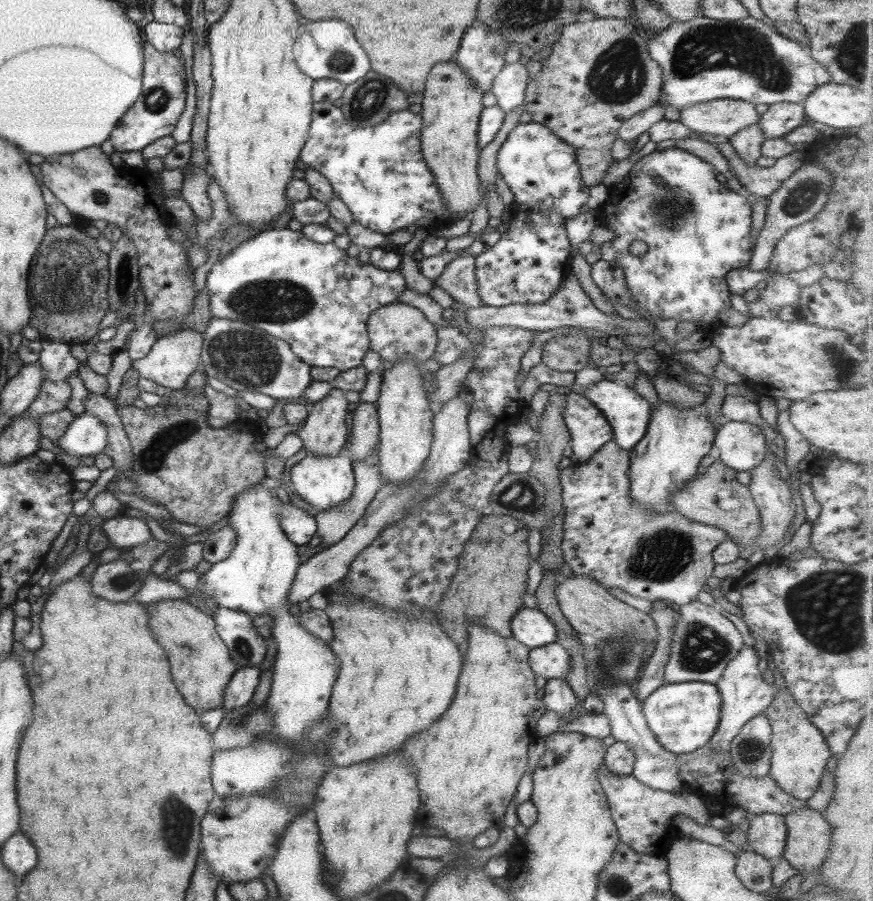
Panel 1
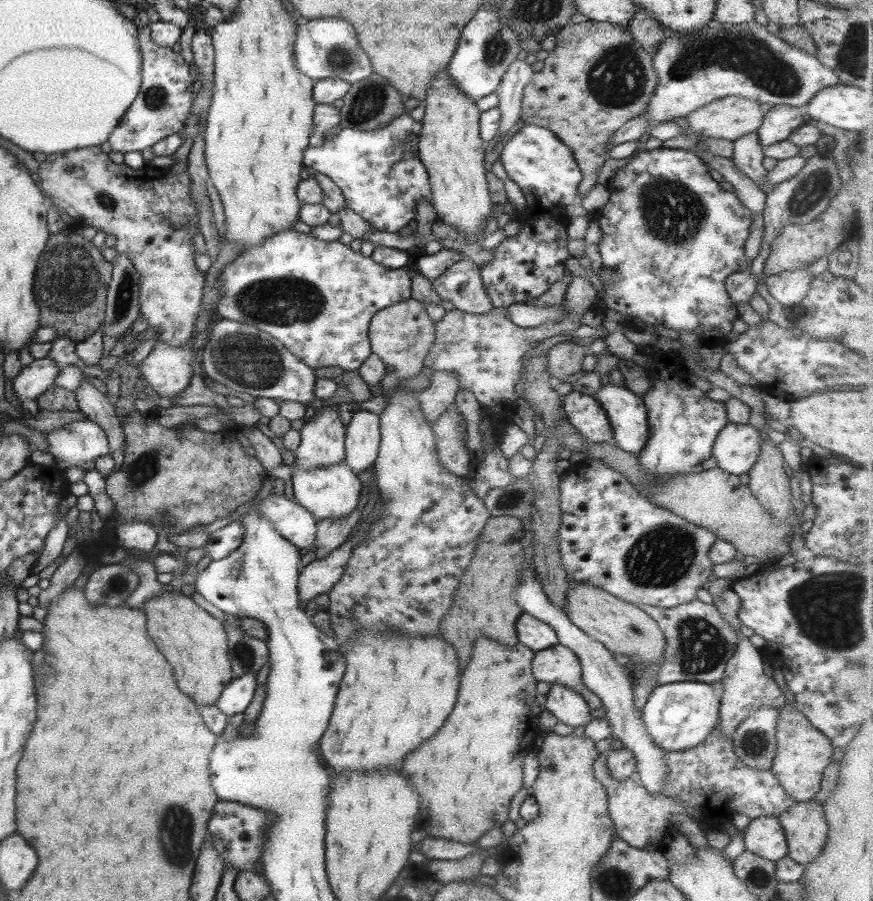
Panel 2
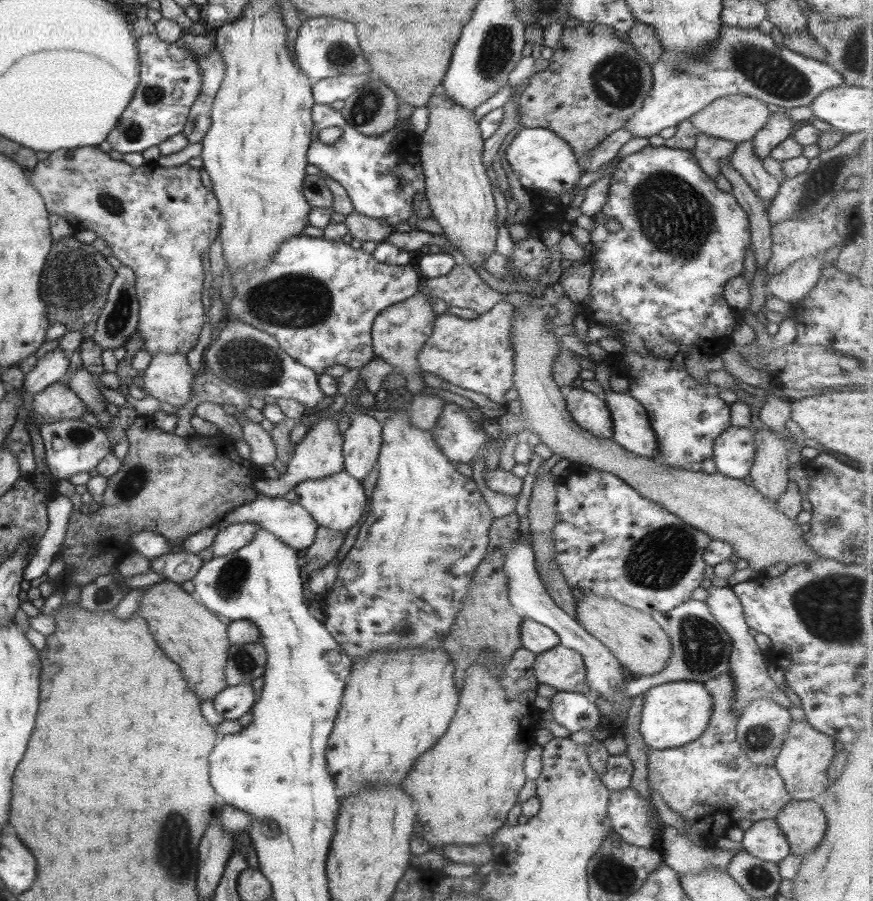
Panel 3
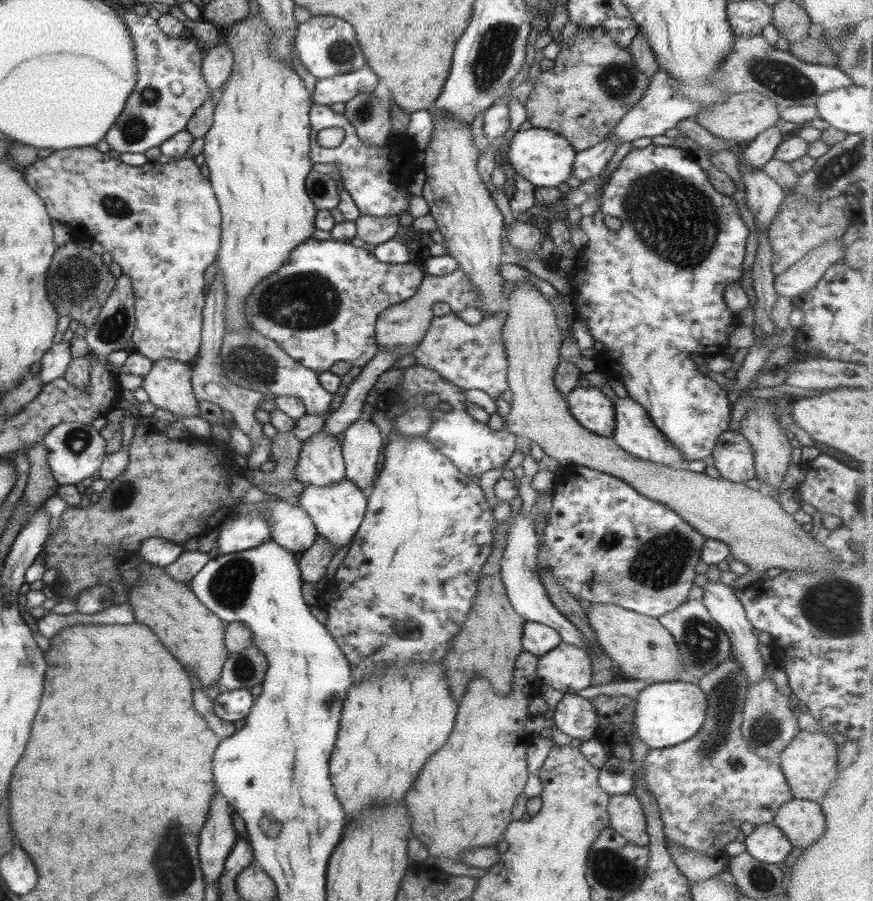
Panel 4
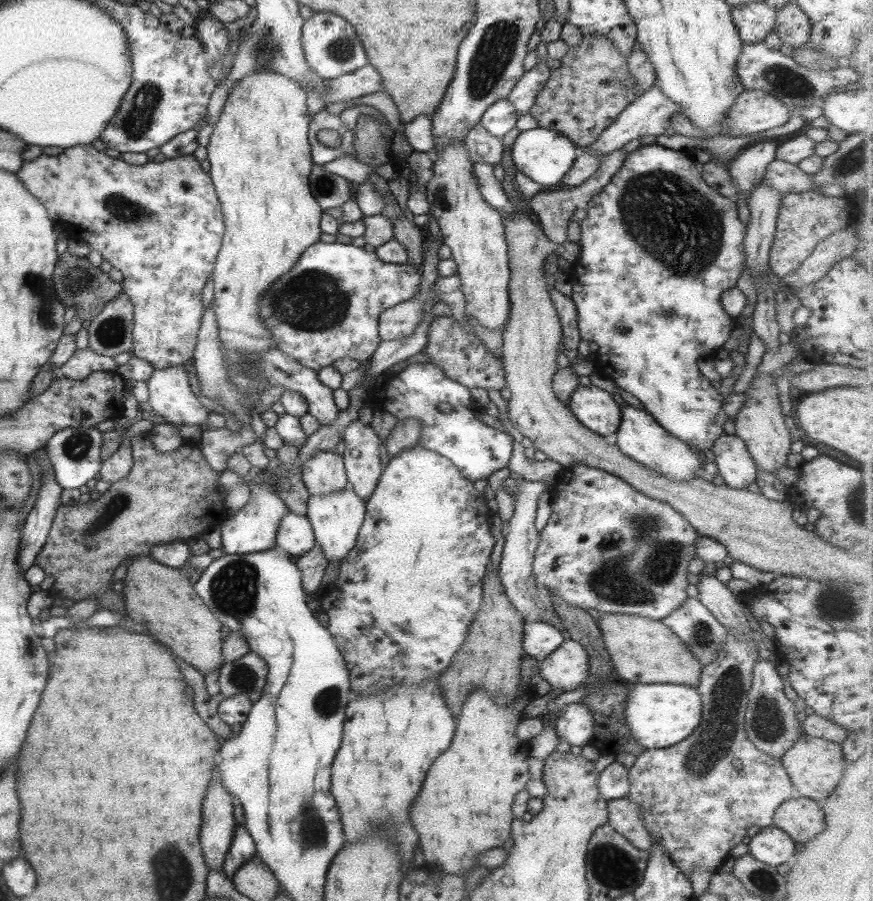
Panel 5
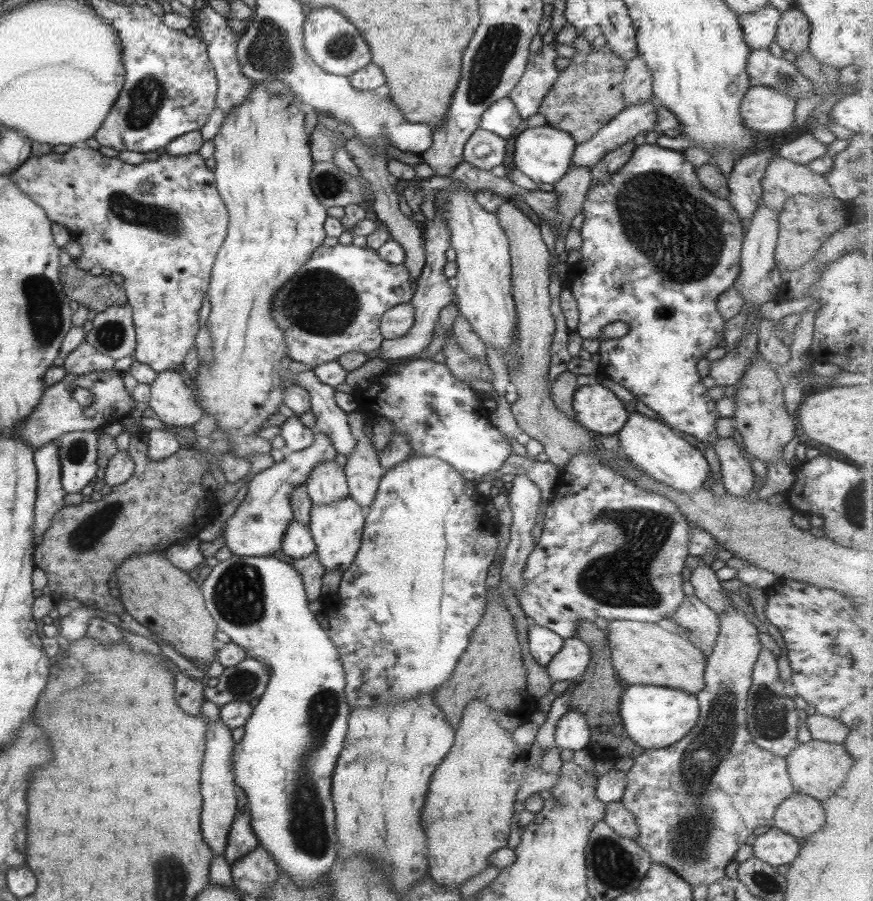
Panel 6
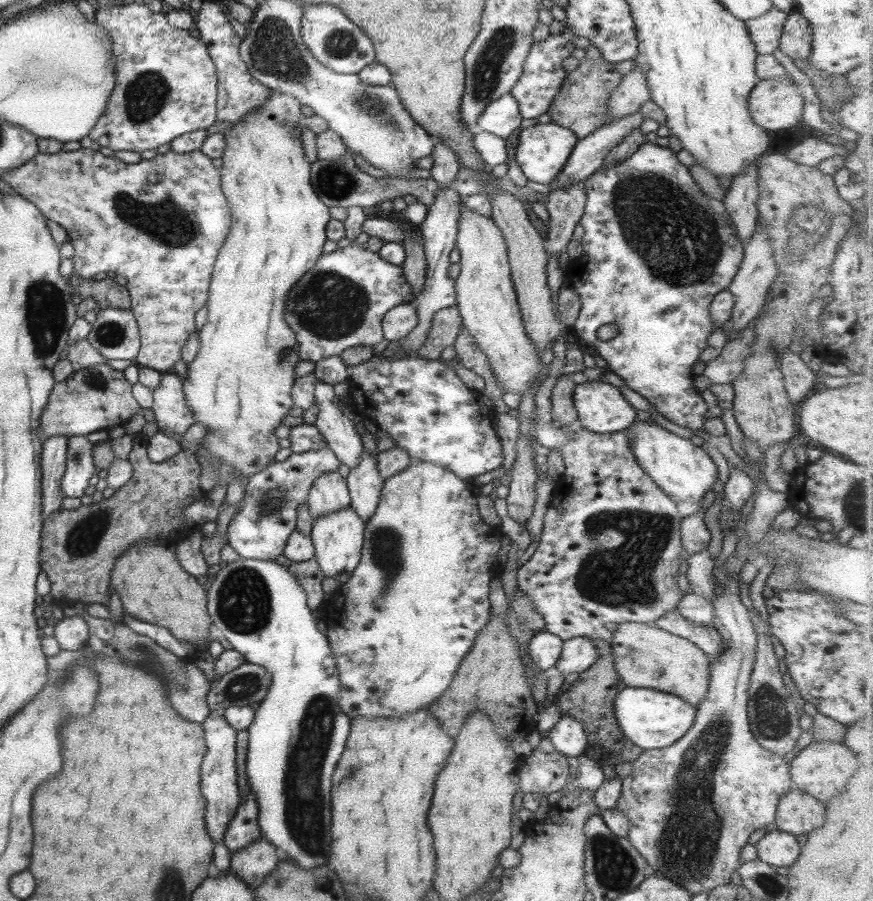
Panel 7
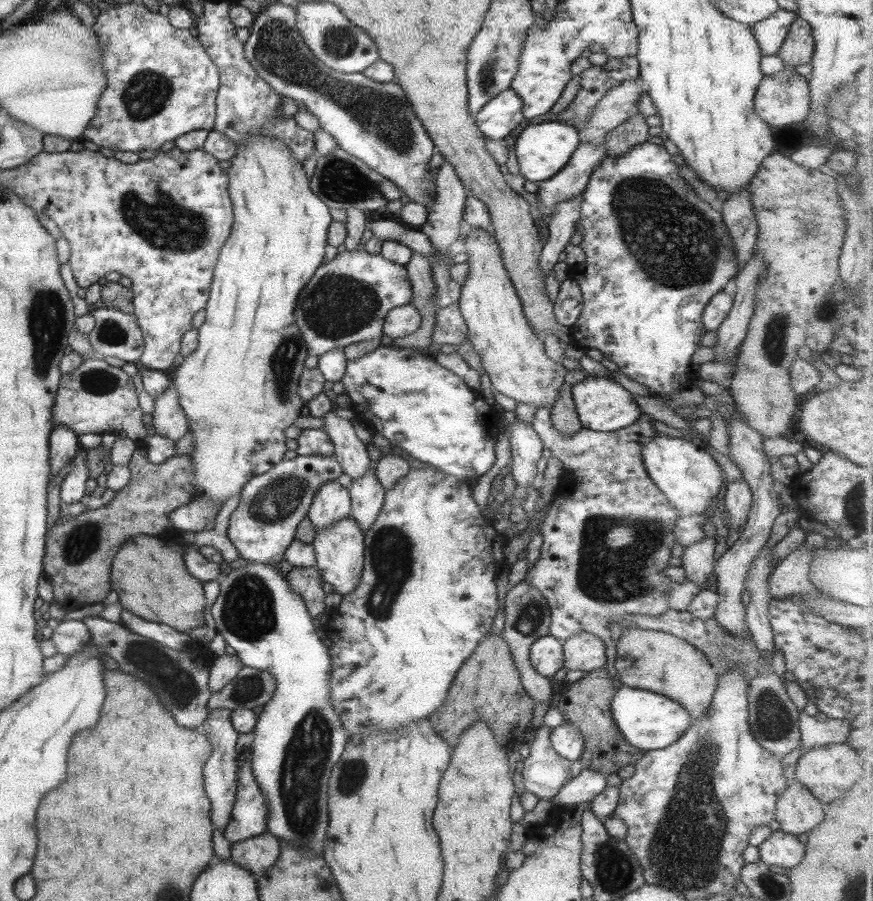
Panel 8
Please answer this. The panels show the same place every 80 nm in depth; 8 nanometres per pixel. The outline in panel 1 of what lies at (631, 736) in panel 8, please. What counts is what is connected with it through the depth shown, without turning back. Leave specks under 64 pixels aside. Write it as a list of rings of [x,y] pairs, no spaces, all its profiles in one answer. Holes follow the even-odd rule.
[[[695,681],[663,684],[642,701],[647,728],[664,750],[675,755],[690,754],[708,744],[718,725],[720,708],[717,687]]]

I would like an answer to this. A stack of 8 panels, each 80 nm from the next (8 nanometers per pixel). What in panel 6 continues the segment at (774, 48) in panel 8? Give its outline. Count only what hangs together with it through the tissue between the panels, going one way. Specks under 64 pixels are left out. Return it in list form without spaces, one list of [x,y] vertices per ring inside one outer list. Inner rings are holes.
[[[770,5],[759,8],[753,14],[741,14],[737,21],[741,26],[743,40],[750,50],[768,49],[769,43],[773,40],[777,30],[781,14],[775,11]]]

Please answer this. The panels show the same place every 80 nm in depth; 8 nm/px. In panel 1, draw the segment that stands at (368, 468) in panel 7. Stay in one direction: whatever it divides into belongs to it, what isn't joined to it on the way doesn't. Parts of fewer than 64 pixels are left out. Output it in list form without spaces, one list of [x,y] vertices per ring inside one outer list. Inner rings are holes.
[[[358,400],[349,422],[349,430],[351,438],[345,454],[351,461],[359,462],[378,444],[378,412],[375,403]]]

